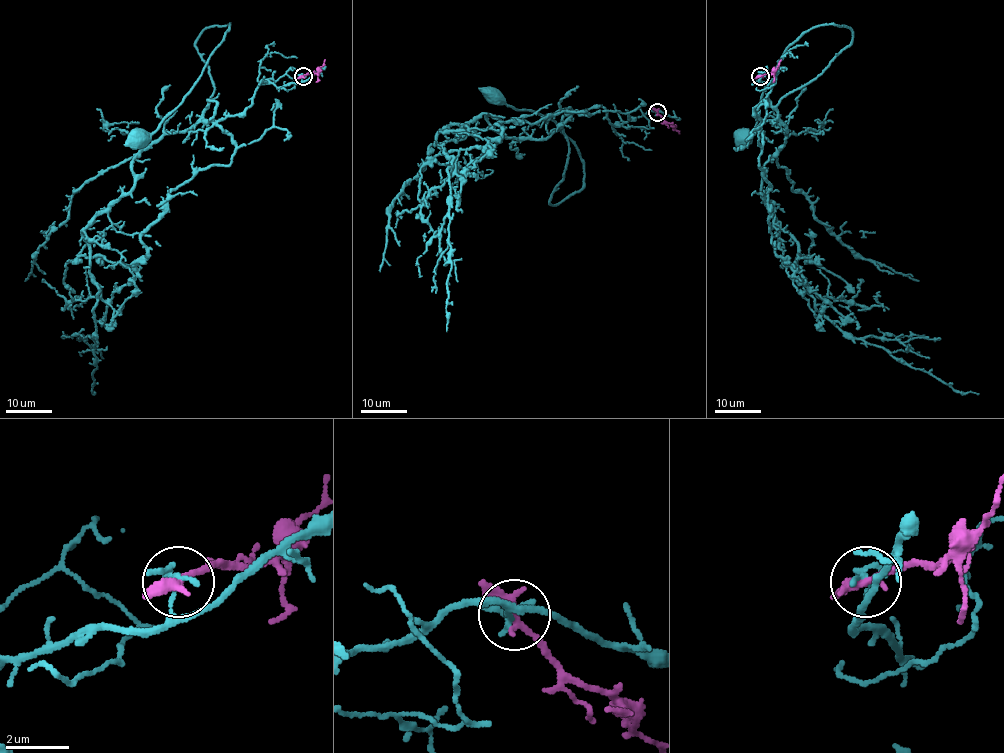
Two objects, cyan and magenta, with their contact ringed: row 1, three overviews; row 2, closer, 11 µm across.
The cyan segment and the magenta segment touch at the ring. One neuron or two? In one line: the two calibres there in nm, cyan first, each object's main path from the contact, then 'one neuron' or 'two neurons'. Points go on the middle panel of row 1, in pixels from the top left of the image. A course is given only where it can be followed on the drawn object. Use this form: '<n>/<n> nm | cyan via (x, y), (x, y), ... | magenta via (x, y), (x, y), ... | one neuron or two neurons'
240/280 nm | cyan via (657, 112), (573, 113), (551, 204), (583, 185), (578, 147), (493, 95) | magenta via (657, 112), (679, 134) | two neurons

